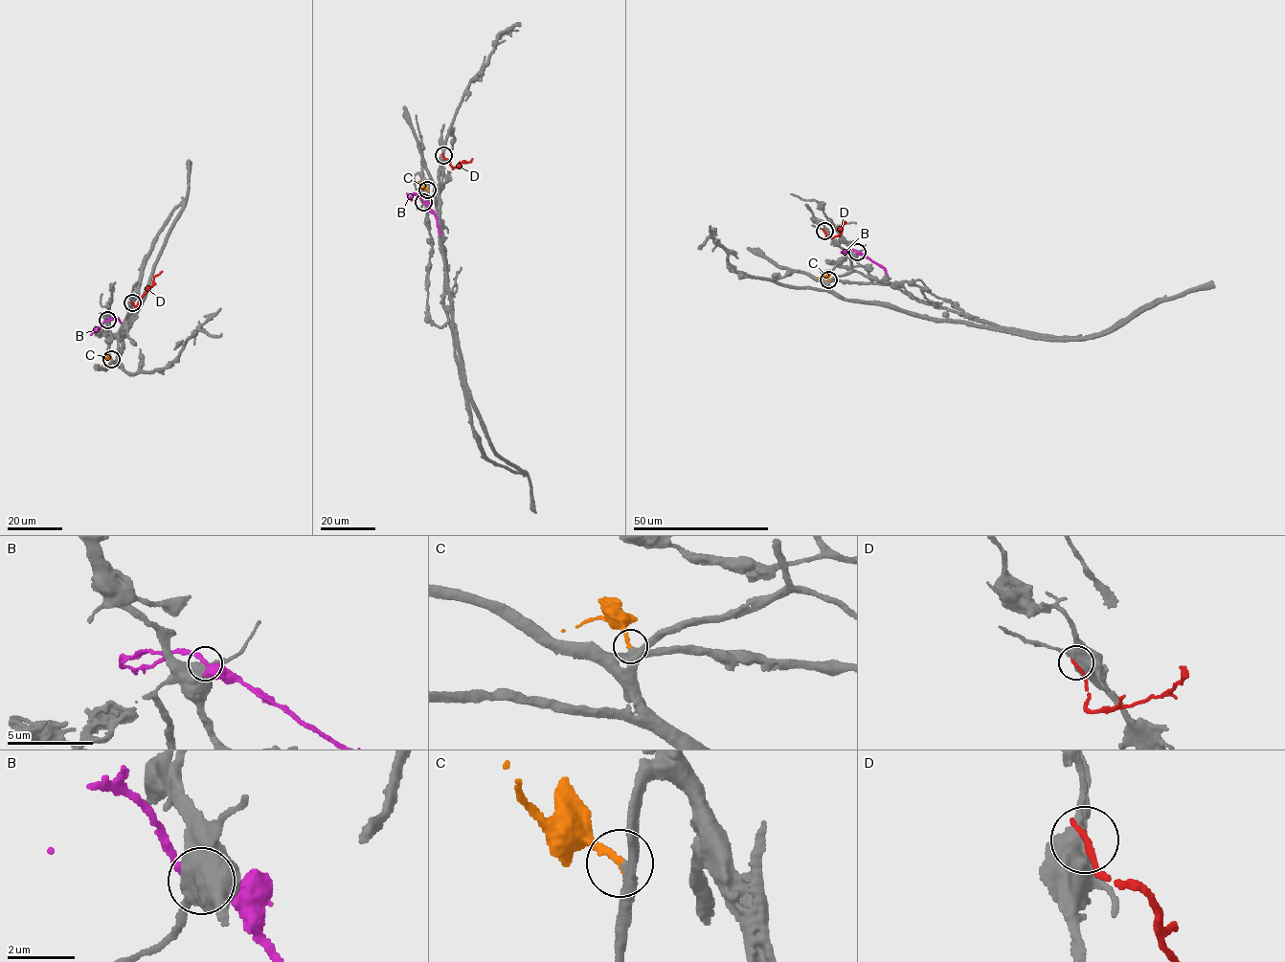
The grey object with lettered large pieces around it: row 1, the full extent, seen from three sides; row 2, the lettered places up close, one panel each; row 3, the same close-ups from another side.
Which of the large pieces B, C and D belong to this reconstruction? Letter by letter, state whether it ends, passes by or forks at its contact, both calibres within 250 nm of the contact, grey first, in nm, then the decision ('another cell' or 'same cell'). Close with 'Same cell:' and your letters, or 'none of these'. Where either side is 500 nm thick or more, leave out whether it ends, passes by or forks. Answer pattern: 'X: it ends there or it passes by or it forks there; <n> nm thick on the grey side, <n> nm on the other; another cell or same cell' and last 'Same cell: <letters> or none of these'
B: 700 nm thick on the grey side, 200 nm on the other; same cell
C: it ends there; 340 nm thick on the grey side, 200 nm on the other; same cell
D: 550 nm thick on the grey side, 190 nm on the other; another cell
Same cell: B, C

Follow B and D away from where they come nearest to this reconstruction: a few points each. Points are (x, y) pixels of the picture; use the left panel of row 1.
B: (107, 320), (118, 318), (121, 323)
D: (132, 302), (136, 307), (155, 276), (162, 271)

